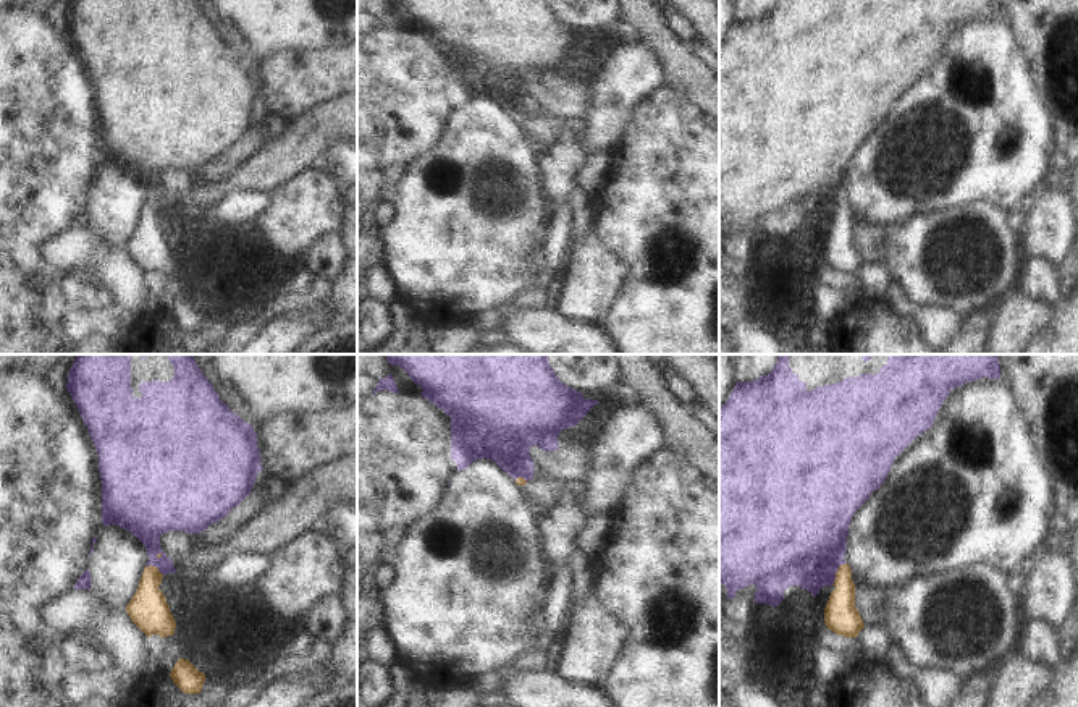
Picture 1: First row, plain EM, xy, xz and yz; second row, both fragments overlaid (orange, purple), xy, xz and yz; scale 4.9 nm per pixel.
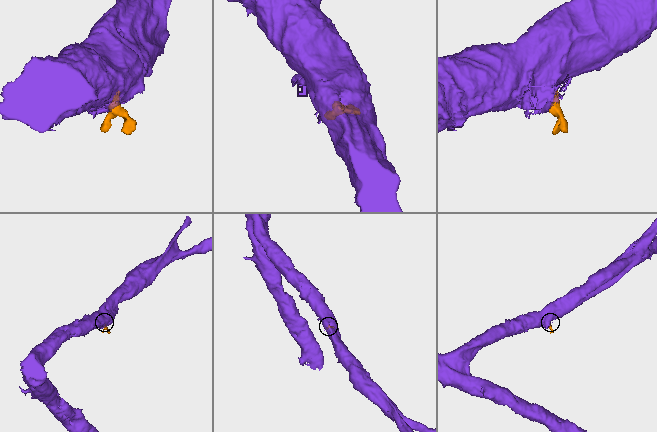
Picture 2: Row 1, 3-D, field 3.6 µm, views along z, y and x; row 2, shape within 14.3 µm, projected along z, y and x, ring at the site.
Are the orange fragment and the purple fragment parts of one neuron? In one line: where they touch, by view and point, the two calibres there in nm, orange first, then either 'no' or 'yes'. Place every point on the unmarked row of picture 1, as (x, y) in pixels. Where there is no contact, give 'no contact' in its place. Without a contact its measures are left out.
contact yz (836, 211); calibres 170 and 460 nm; no

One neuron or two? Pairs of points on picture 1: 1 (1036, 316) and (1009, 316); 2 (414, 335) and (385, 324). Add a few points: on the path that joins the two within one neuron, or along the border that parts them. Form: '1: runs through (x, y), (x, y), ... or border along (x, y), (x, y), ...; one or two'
1: runs through (1030, 316), (1015, 316); one
2: border along (393, 304), (395, 330), (388, 337); two

